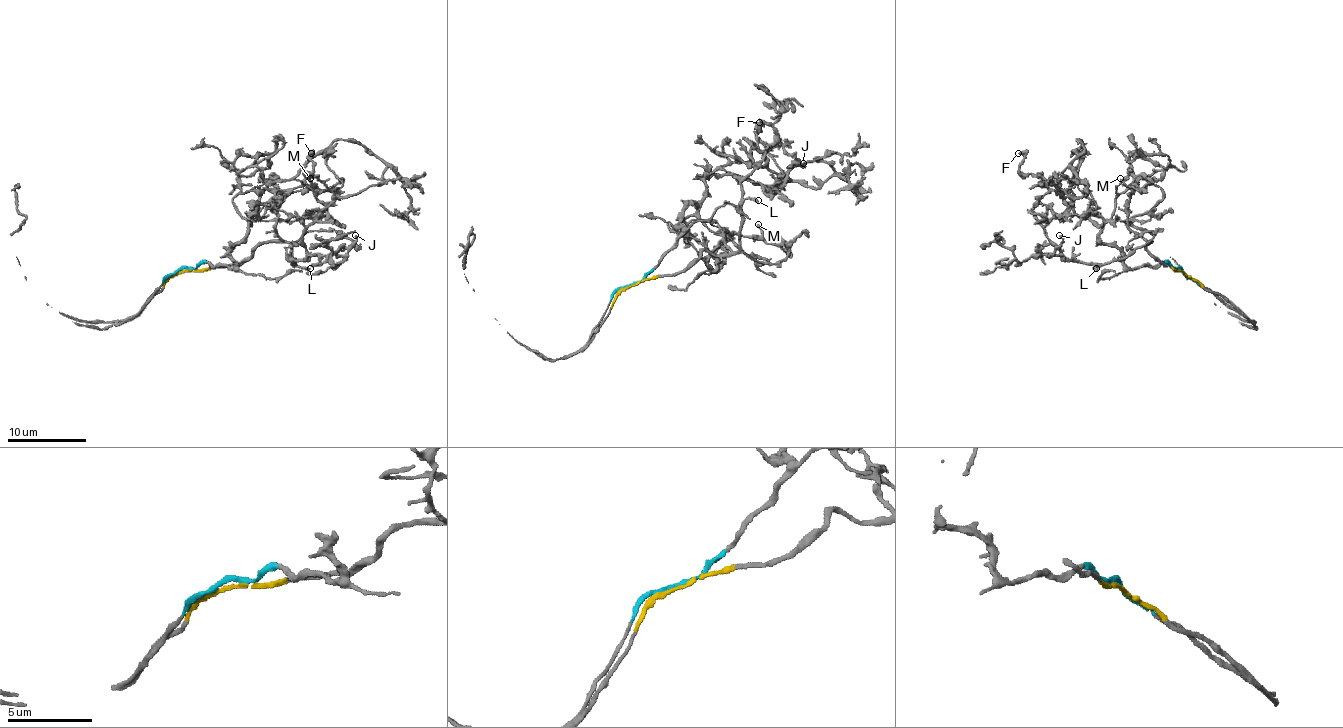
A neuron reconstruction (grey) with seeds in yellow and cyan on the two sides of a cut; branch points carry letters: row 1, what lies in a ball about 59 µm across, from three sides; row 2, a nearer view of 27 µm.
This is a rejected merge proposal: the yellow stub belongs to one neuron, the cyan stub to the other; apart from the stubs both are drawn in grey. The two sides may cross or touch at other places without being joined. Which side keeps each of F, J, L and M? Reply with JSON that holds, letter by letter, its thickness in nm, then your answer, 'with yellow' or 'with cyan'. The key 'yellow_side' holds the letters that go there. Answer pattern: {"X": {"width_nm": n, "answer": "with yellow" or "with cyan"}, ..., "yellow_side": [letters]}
{"F": {"width_nm": 180, "answer": "with yellow"}, "J": {"width_nm": 200, "answer": "with yellow"}, "L": {"width_nm": 260, "answer": "with yellow"}, "M": {"width_nm": 200, "answer": "with yellow"}, "yellow_side": ["F", "J", "L", "M"]}

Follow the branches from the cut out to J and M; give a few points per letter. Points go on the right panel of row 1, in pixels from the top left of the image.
J: (1181, 272), (1146, 248), (1150, 241), (1126, 256), (1103, 264), (1040, 254), (1050, 254), (1062, 241), (1060, 235)
M: (1181, 272), (1164, 266), (1146, 248), (1150, 241), (1128, 227), (1132, 188), (1120, 178)

